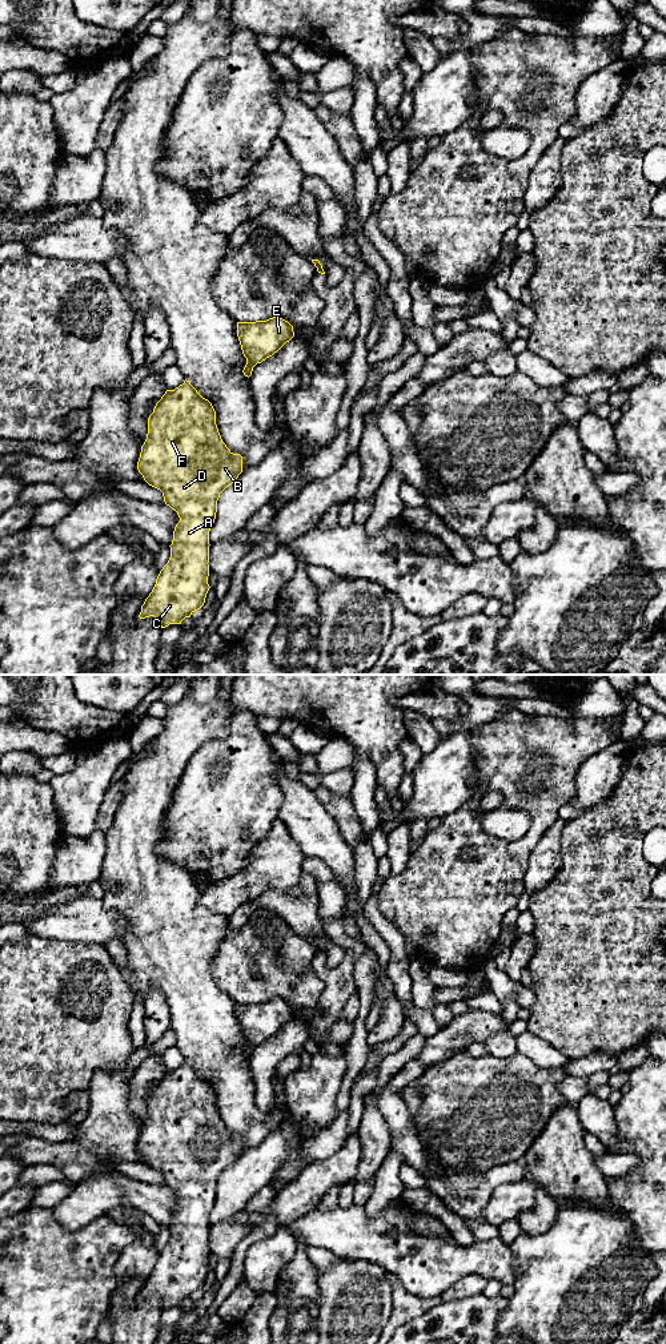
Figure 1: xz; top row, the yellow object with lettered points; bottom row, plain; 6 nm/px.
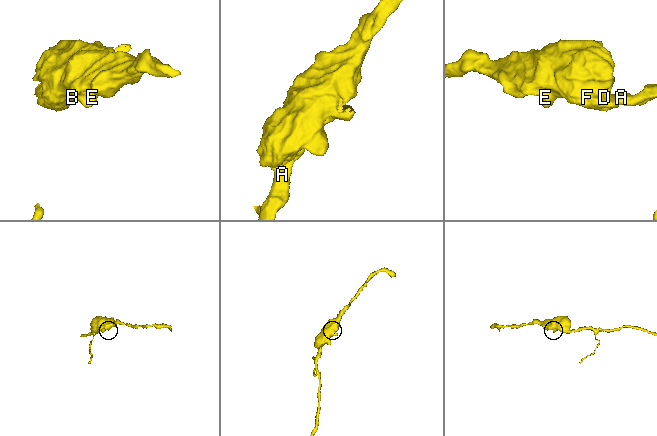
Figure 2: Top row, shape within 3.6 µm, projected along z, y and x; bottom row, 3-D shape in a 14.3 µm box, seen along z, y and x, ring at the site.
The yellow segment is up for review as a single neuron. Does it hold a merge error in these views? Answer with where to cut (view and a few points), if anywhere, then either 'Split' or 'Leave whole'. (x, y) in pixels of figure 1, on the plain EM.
No split. Leave whole

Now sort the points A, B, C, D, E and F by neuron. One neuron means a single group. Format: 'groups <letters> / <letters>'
groups A B C D E F

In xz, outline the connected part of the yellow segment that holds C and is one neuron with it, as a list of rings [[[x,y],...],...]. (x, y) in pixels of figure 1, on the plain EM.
[[[189,1062],[174,1071],[166,1071],[156,1085],[153,1094],[148,1099],[148,1115],[141,1127],[137,1151],[144,1162],[160,1171],[164,1183],[174,1191],[180,1199],[173,1212],[170,1239],[160,1252],[156,1265],[141,1287],[140,1300],[155,1297],[161,1309],[169,1305],[181,1305],[185,1299],[200,1291],[209,1272],[209,1212],[214,1204],[217,1194],[217,1182],[220,1175],[230,1167],[242,1154],[242,1138],[233,1135],[222,1123],[216,1106],[216,1092],[212,1085],[202,1079]]]

